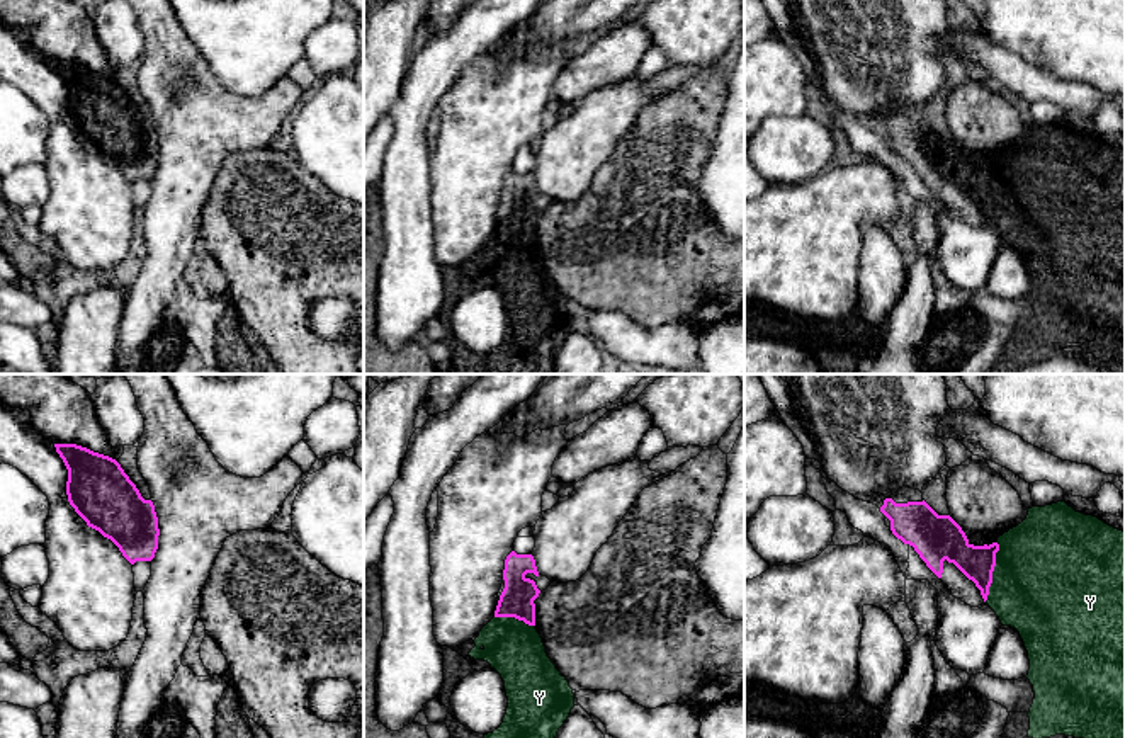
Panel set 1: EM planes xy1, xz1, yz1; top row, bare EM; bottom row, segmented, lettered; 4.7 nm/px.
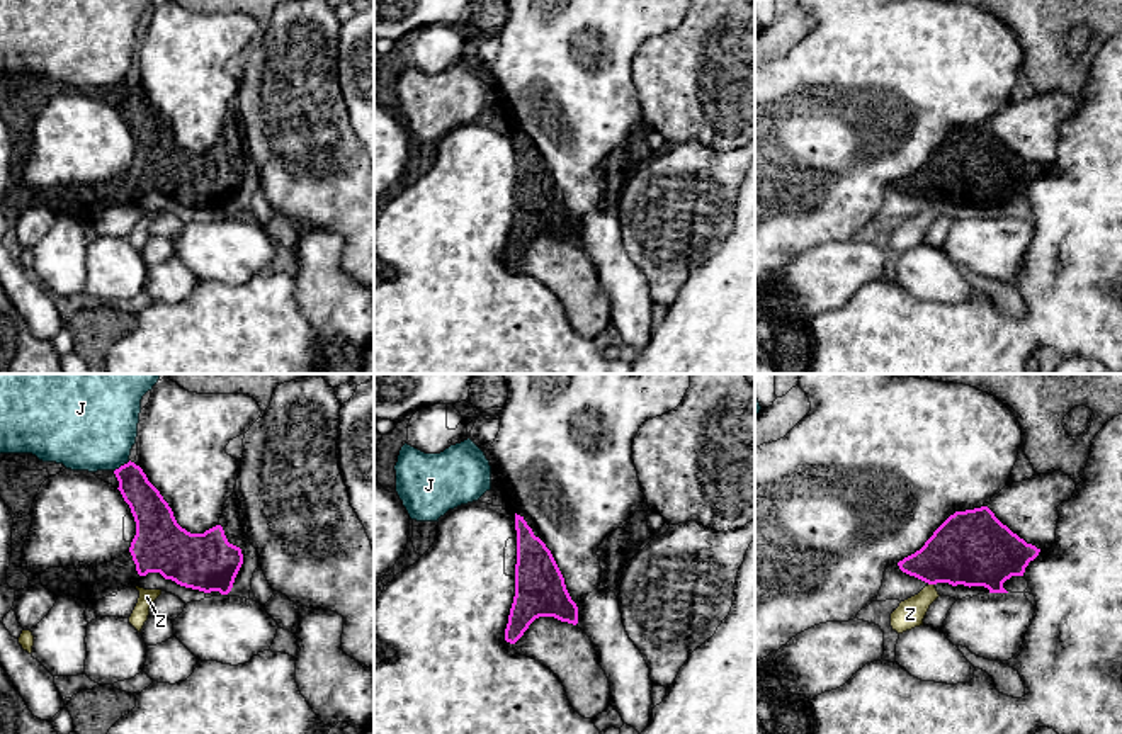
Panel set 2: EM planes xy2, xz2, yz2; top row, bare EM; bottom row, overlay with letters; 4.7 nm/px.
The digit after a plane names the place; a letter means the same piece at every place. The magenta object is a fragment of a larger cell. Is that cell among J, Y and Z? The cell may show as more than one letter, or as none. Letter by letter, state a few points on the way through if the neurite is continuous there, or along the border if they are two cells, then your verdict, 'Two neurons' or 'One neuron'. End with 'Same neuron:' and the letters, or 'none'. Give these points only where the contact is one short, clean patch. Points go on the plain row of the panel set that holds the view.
J: Boundary: xy2 (130, 80), (114, 90). Two neurons
Y: One neuron
Z: Boundary: yz2 (929, 203), (934, 204). Two neurons
Same neuron: Y

